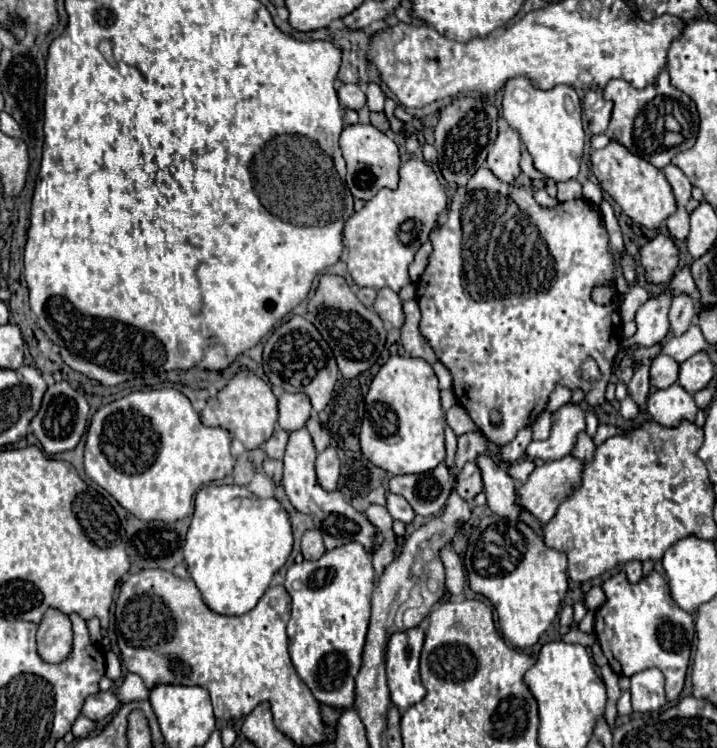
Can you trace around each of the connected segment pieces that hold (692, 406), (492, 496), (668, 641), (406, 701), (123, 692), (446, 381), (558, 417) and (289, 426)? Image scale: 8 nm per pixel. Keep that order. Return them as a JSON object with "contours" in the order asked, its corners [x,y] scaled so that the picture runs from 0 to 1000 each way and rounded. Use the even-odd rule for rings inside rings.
{"contours":[[[[939,513],[927,521],[911,521],[905,527],[902,551],[922,570],[944,570],[953,559],[969,561],[972,540],[950,513]]],[[[682,607],[665,610],[662,620],[671,628],[674,636],[674,658],[679,663],[679,676],[693,687],[693,690],[707,690],[707,693],[721,693],[729,695],[732,701],[738,701],[749,714],[755,714],[752,709],[752,698],[729,684],[721,674],[718,674],[718,647],[715,639],[707,634],[707,628],[702,623],[696,623],[696,618],[690,618]]],[[[914,762],[891,781],[880,781],[872,765],[863,765],[844,775],[838,789],[844,791],[844,805],[830,818],[830,850],[849,882],[849,890],[858,901],[869,904],[880,904],[902,893],[919,893],[927,904],[927,930],[933,939],[941,939],[953,922],[961,890],[964,858],[969,850],[967,824],[941,813],[930,775]],[[877,842],[883,842],[883,848],[874,848]]],[[[587,837],[551,845],[540,861],[540,914],[548,941],[562,952],[593,930],[584,906],[584,877],[593,842]]],[[[183,898],[174,904],[172,917],[163,922],[163,933],[166,933],[166,939],[199,936],[199,933],[205,933],[205,930],[208,930],[205,917],[199,914],[199,909],[197,909],[194,904],[188,904],[188,901],[183,901]]],[[[607,484],[607,487],[604,487],[604,495],[607,495],[609,505],[612,505],[612,519],[615,519],[615,521],[629,519],[629,497],[626,497],[615,484]]],[[[791,537],[768,553],[771,572],[768,583],[757,591],[743,588],[735,596],[735,610],[743,615],[780,615],[791,610],[805,588],[805,580],[816,575],[813,545],[808,540]]],[[[395,524],[389,529],[389,570],[400,578],[417,575],[425,570],[428,559],[434,556],[434,537],[423,527],[403,527]]]]}

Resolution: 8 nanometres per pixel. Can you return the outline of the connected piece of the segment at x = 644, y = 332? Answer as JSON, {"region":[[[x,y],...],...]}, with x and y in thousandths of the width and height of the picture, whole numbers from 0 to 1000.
{"region":[[[933,382],[919,396],[908,396],[888,414],[888,422],[886,422],[888,444],[883,449],[866,452],[865,469],[881,463],[911,463],[922,457],[933,444],[930,417],[936,412],[936,401],[939,396],[933,393]]]}

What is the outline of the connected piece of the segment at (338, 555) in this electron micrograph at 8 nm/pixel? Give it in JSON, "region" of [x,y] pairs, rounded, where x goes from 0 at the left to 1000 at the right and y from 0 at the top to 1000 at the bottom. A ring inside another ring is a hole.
{"region":[[[490,725],[456,735],[445,749],[409,754],[400,762],[397,786],[406,797],[403,874],[414,901],[450,944],[492,947],[495,904],[506,888],[503,874],[517,824],[520,754],[515,738],[501,725]]]}

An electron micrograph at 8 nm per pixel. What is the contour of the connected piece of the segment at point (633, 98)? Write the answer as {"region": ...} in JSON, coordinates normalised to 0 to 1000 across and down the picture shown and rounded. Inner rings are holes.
{"region":[[[927,99],[922,102],[922,115],[908,112],[897,120],[883,118],[872,107],[852,107],[844,115],[841,126],[844,126],[844,131],[852,131],[858,136],[855,152],[852,152],[852,166],[844,179],[852,187],[866,190],[883,206],[897,209],[914,225],[927,225],[941,206],[947,206],[969,193],[969,182],[975,176],[975,152],[972,152],[969,136],[958,126],[939,118],[939,112],[933,110],[933,102],[927,102]],[[936,152],[941,152],[941,163],[944,163],[941,174],[953,182],[953,190],[944,195],[927,195],[927,179],[939,176],[930,171],[930,158],[936,158]]]}

